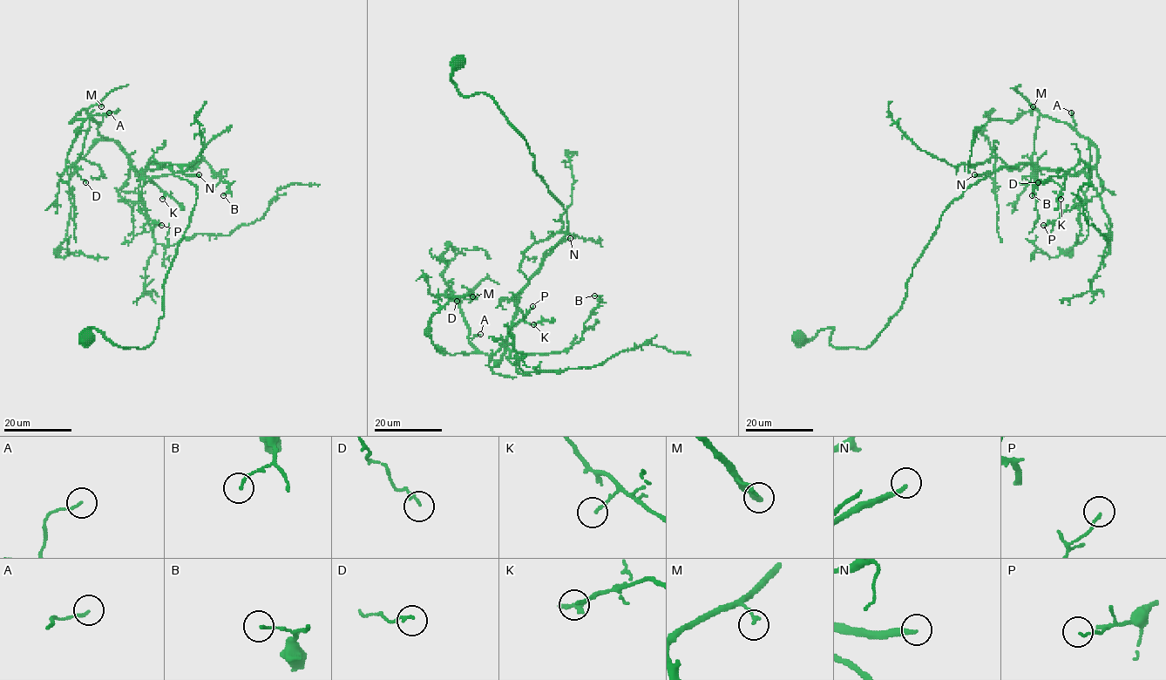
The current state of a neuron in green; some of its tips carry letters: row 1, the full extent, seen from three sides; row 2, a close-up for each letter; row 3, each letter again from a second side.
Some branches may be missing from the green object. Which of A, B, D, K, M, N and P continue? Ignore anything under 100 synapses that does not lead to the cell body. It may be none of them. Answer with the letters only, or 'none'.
N

